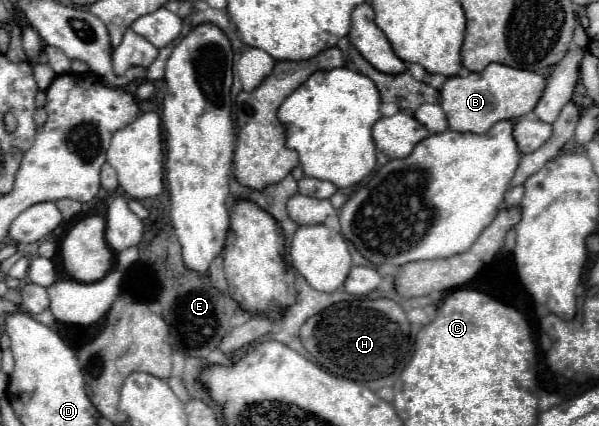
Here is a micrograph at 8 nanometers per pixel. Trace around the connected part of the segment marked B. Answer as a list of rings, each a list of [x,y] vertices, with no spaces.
[[[491,63],[481,73],[469,73],[467,77],[459,77],[459,75],[449,77],[439,91],[441,93],[439,103],[453,131],[485,133],[497,121],[519,119],[531,113],[537,101],[541,99],[545,85],[547,85],[547,79],[535,71]]]

